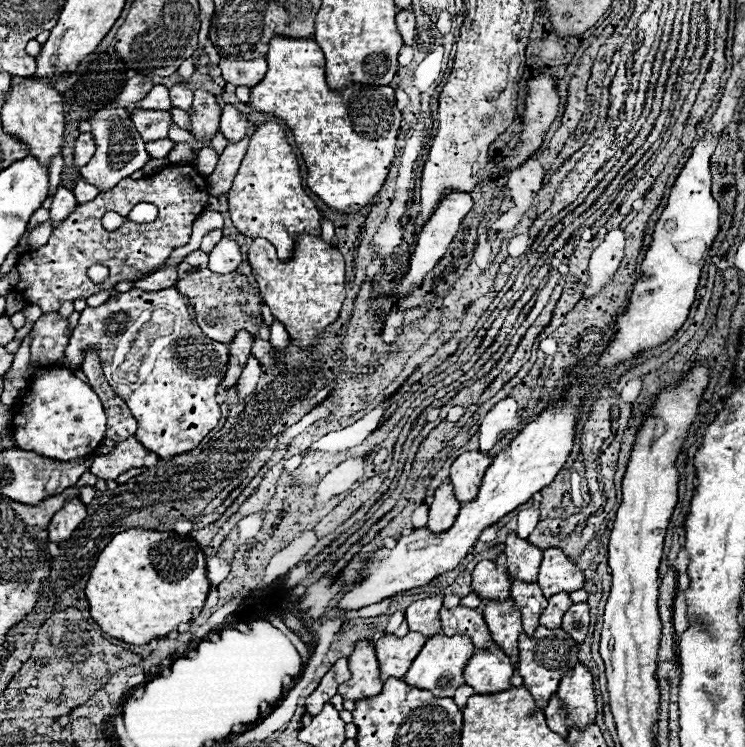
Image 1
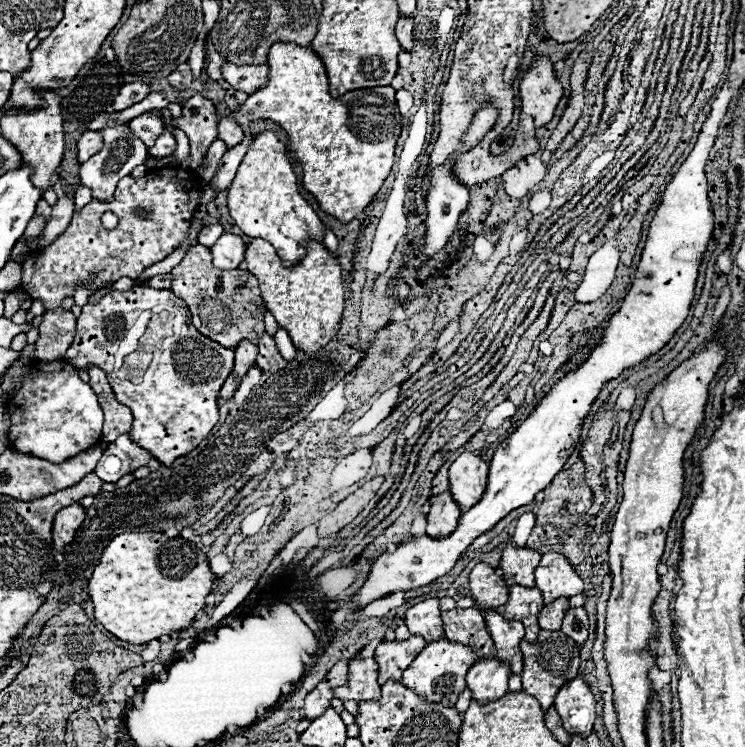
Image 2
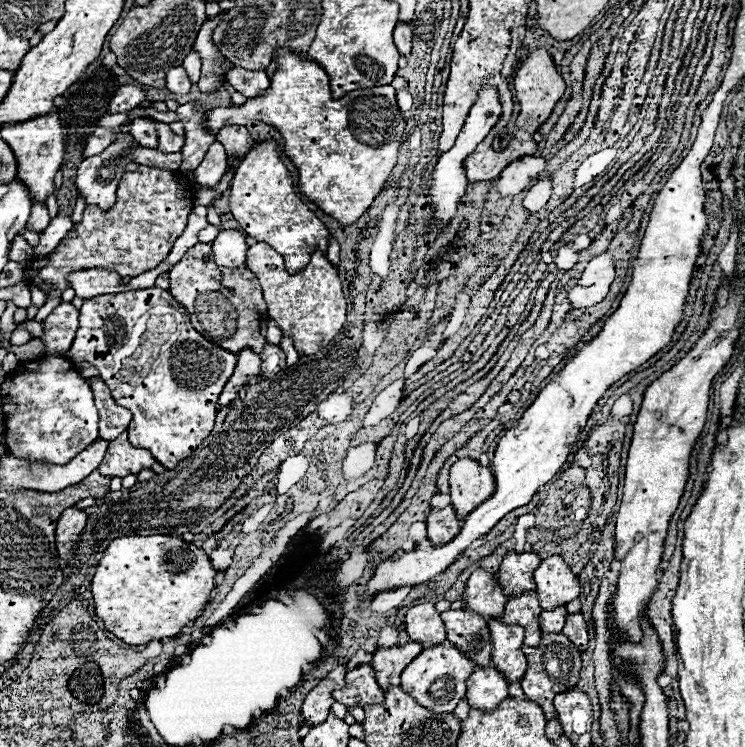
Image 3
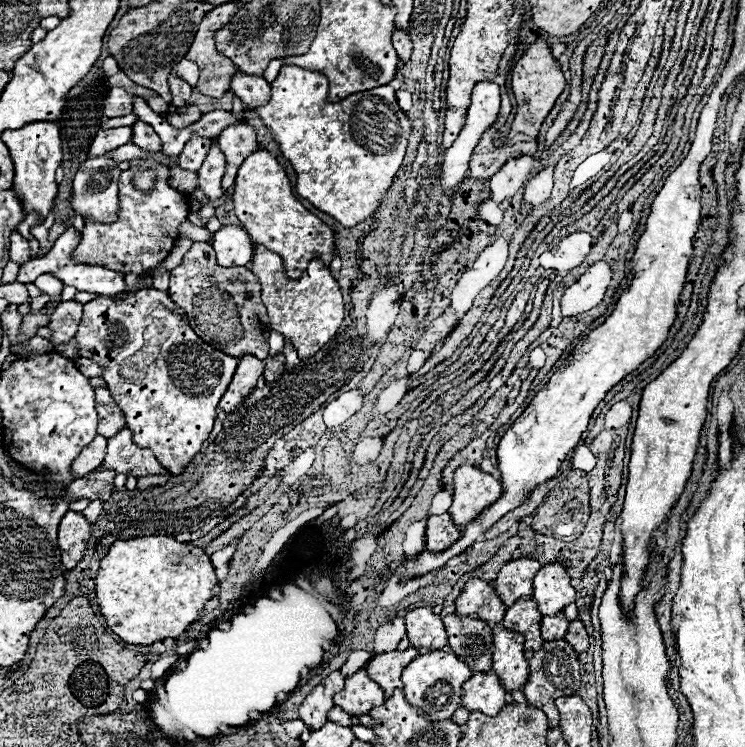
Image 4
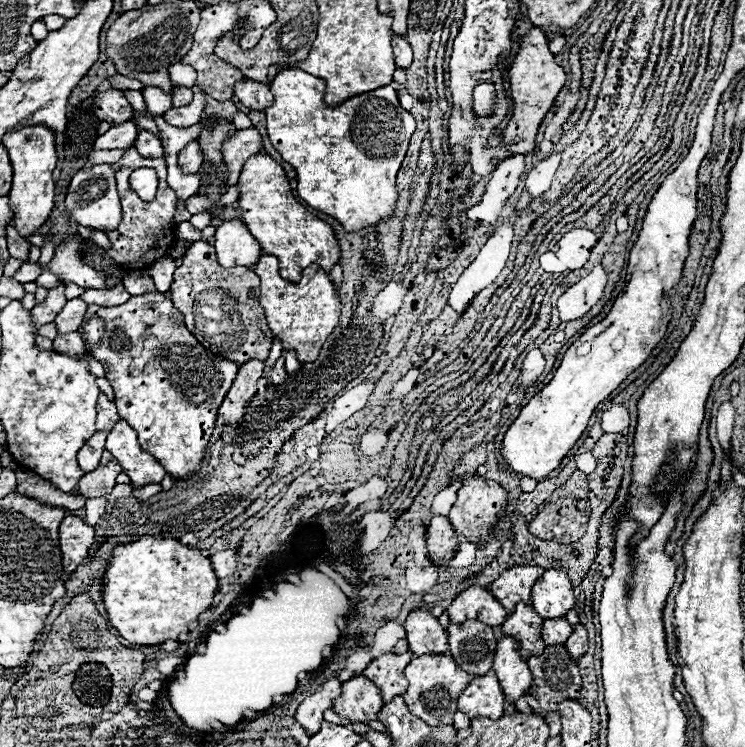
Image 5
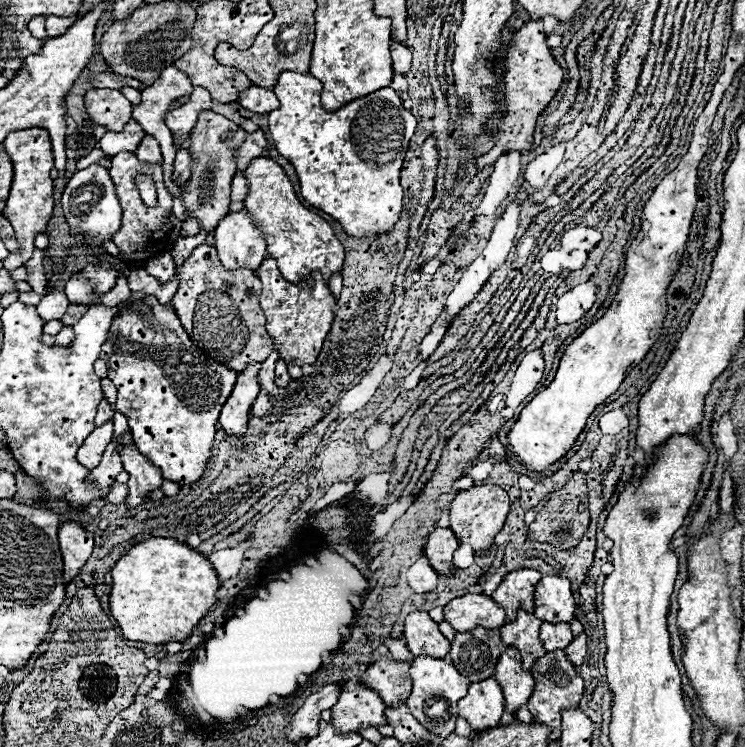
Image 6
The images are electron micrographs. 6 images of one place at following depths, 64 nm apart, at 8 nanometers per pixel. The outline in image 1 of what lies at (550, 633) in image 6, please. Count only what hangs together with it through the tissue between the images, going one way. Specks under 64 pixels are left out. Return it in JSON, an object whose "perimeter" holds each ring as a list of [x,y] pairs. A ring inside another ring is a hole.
{"perimeter":[[[558,594],[558,596],[552,596],[548,600],[548,606],[544,608],[544,612],[540,614],[540,626],[546,626],[546,628],[560,628],[562,624],[562,616],[564,612],[572,606],[572,600],[568,594]]]}

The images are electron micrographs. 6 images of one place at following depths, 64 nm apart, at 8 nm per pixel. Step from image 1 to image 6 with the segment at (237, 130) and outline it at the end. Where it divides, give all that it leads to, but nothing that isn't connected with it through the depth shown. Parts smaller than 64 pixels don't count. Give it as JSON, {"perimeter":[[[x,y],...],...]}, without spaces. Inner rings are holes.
{"perimeter":[[[262,130],[254,132],[254,134],[248,134],[244,144],[236,150],[236,164],[238,164],[238,172],[240,170],[246,170],[248,164],[254,160],[254,158],[260,158],[264,156],[264,152],[268,152],[268,142],[266,142],[266,136]]]}

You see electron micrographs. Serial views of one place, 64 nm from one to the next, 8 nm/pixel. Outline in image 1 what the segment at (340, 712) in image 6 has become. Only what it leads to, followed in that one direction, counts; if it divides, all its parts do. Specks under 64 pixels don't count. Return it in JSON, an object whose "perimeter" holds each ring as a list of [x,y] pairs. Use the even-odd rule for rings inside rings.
{"perimeter":[[[358,642],[352,656],[348,658],[352,678],[338,688],[344,700],[374,698],[382,690],[382,680],[378,672],[378,660],[370,642]]]}

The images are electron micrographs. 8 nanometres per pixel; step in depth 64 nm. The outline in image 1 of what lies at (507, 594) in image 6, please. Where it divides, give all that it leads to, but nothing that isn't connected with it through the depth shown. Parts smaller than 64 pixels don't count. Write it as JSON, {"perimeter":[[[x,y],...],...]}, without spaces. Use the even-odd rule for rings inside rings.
{"perimeter":[[[514,532],[506,538],[506,570],[510,574],[510,582],[522,580],[526,584],[534,584],[538,576],[538,564],[542,560],[542,550],[518,538]]]}

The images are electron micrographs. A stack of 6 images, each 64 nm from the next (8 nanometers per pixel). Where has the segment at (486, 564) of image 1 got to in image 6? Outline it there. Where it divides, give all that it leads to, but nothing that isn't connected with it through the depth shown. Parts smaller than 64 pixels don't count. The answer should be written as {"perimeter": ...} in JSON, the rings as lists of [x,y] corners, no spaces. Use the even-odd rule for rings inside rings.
{"perimeter":[[[470,592],[444,606],[444,620],[456,632],[472,632],[478,626],[494,630],[506,624],[506,614],[490,596]]]}

